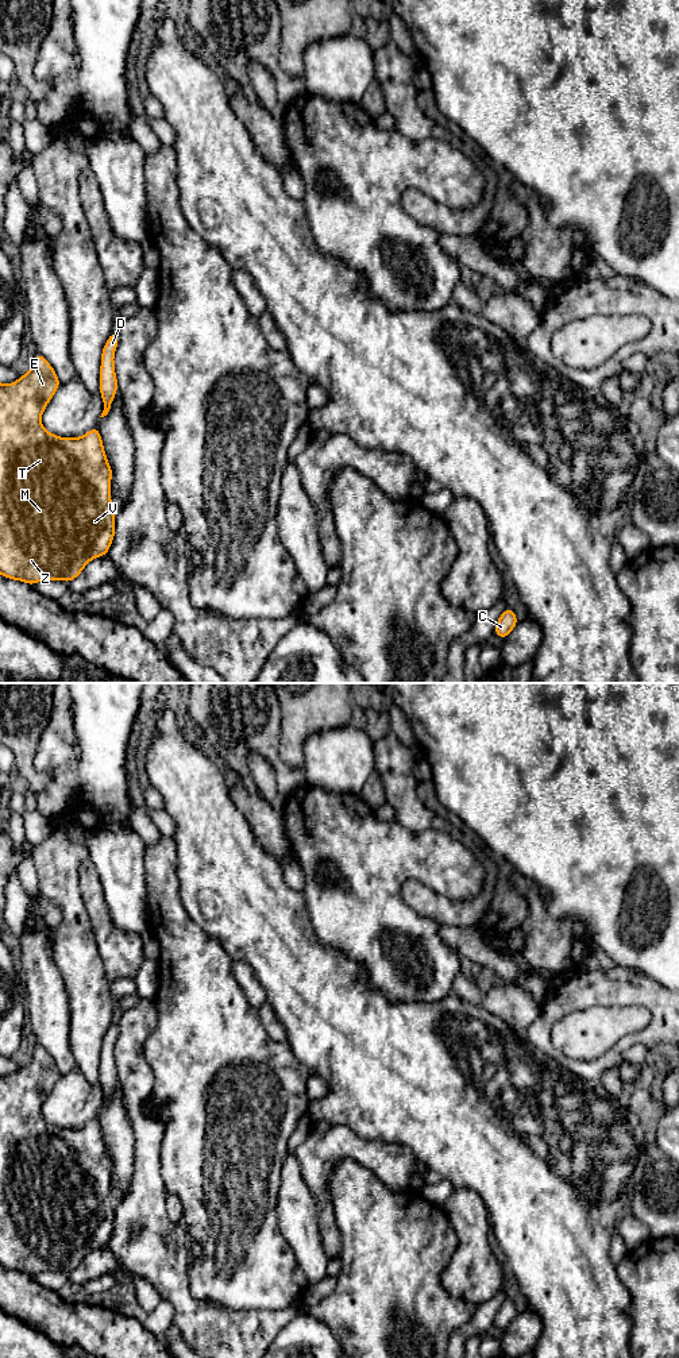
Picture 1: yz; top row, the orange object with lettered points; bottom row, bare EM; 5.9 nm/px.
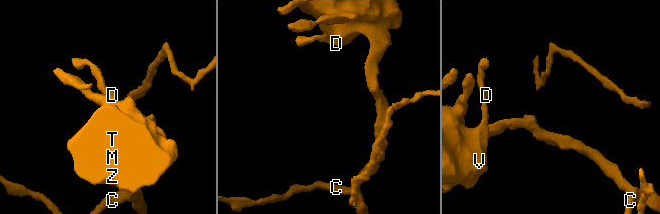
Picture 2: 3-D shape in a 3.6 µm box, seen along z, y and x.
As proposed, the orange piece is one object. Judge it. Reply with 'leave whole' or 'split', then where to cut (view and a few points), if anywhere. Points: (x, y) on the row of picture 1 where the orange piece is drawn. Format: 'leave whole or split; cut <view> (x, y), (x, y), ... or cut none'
leave whole; cut none

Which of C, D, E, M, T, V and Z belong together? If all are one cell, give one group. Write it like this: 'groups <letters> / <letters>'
groups C D E M T V Z

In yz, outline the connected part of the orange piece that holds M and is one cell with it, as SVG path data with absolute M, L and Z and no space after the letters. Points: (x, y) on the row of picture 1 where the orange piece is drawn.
M36 352L32 369L9 385L0 383L0 575L26 582L65 580L70 583L94 558L107 556L115 539L111 501L111 468L99 427L81 437L59 437L46 431L40 416L61 381L46 358Z

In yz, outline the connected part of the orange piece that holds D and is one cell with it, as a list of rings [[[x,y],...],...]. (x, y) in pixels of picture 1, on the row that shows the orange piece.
[[[112,332],[109,337],[107,339],[103,351],[101,351],[101,364],[100,364],[100,397],[103,398],[104,402],[104,410],[100,417],[104,417],[108,414],[113,397],[117,393],[117,378],[115,373],[115,351],[119,344],[119,333]]]

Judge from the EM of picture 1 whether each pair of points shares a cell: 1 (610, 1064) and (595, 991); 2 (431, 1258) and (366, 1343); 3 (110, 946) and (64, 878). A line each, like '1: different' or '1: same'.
1: same
2: same
3: different

